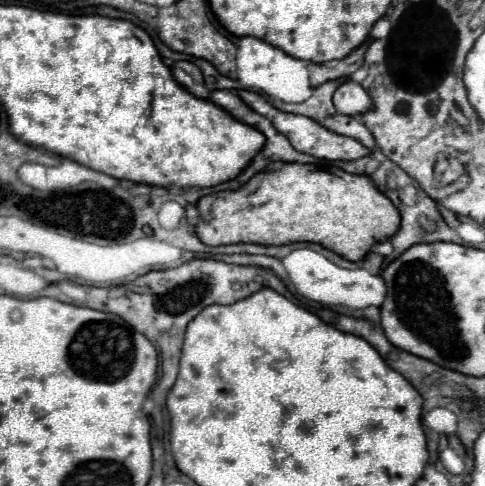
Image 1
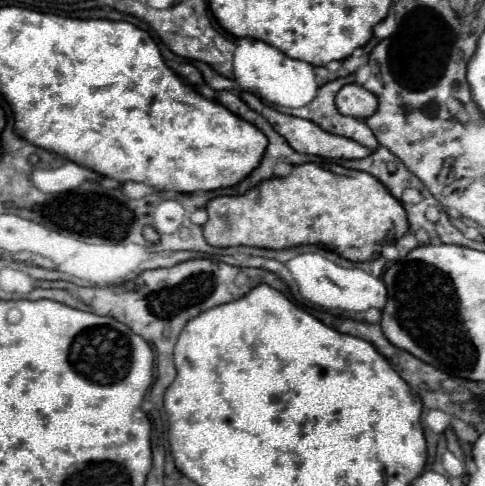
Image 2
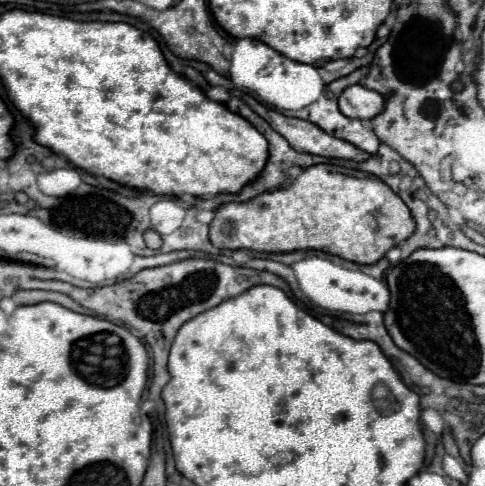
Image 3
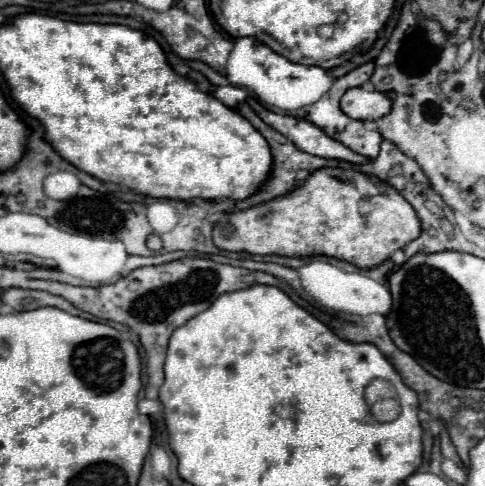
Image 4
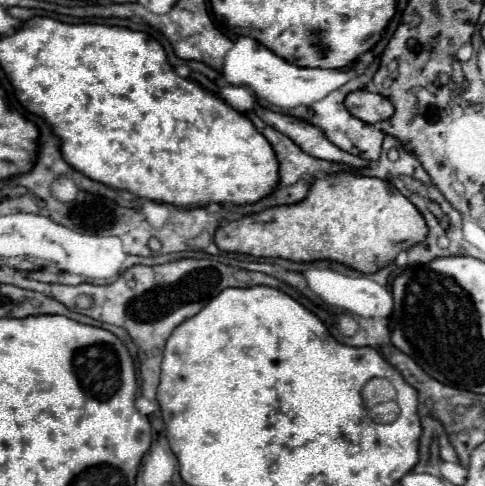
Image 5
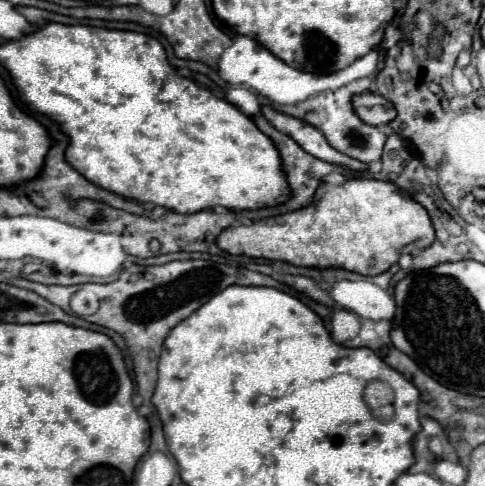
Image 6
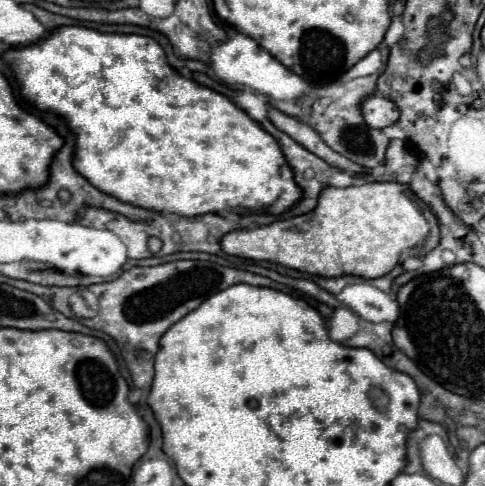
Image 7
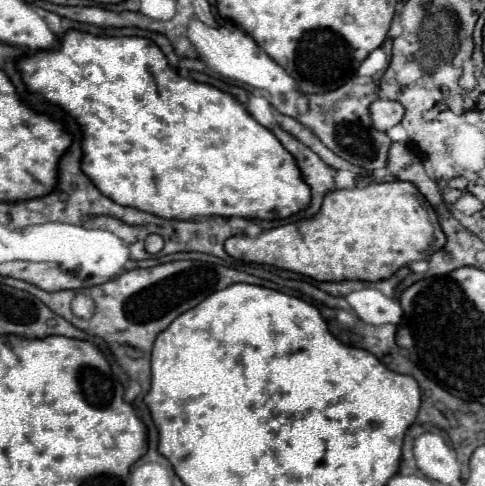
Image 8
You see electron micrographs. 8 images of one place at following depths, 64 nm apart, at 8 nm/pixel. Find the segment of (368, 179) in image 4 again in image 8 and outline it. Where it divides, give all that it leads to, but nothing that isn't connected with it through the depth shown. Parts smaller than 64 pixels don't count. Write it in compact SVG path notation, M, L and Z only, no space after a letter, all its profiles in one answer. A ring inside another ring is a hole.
M382 182L382 184L368 184L364 188L346 188L346 190L332 190L324 196L322 208L316 216L308 220L288 222L270 230L260 232L260 236L250 238L230 236L224 242L226 252L232 258L256 264L270 264L284 270L298 272L302 276L310 276L314 280L364 280L376 282L390 278L398 268L414 262L414 260L428 260L436 250L440 250L446 242L446 236L438 224L438 216L432 204L416 190L410 182Z

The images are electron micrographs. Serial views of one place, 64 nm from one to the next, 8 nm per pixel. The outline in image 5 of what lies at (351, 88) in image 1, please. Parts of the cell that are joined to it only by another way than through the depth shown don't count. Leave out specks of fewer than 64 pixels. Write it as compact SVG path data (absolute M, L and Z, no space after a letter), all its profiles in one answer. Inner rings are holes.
M368 90L350 92L344 100L344 106L352 116L356 116L368 124L382 122L394 114L394 106L386 96L374 94Z

